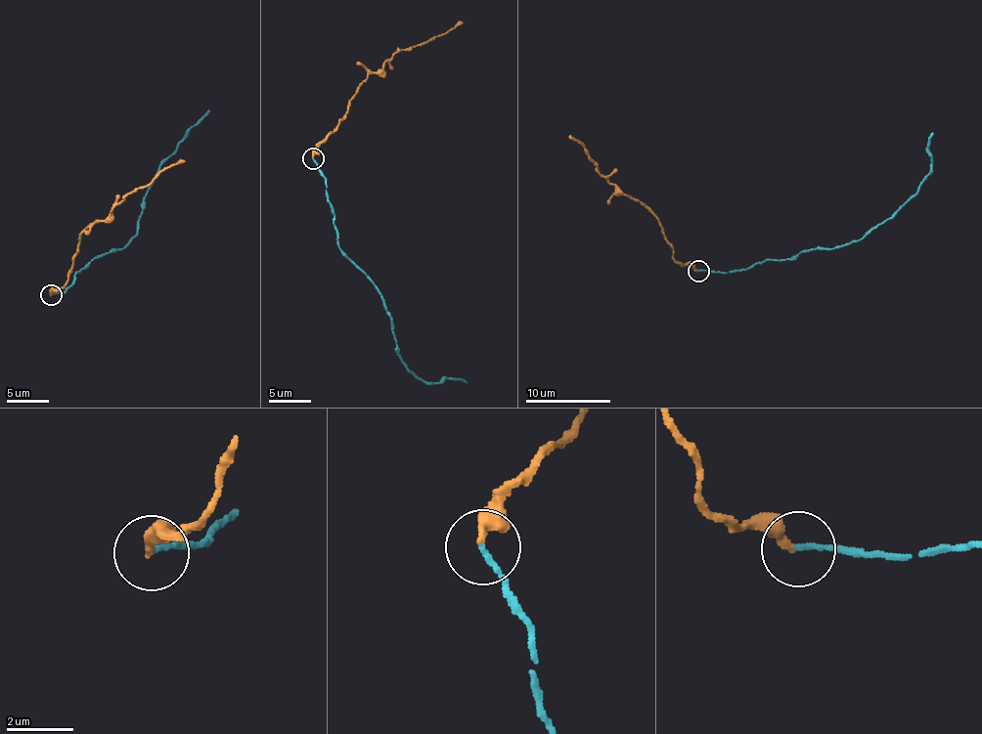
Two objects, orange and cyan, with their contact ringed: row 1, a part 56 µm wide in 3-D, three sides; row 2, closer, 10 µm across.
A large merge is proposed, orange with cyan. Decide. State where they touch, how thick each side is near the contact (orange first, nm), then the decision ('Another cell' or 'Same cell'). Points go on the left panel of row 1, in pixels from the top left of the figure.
Place: (51, 294). Thickness 320 nm (orange) against 170 nm. Another cell

